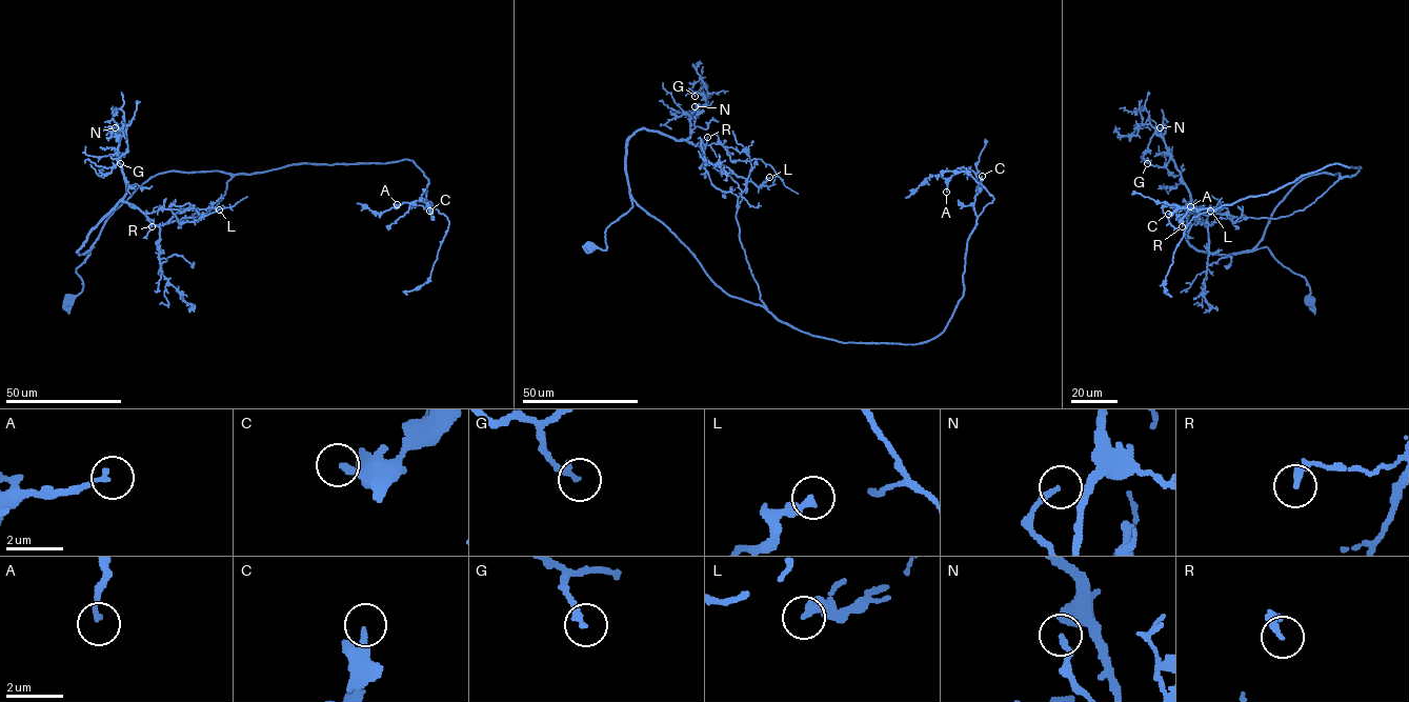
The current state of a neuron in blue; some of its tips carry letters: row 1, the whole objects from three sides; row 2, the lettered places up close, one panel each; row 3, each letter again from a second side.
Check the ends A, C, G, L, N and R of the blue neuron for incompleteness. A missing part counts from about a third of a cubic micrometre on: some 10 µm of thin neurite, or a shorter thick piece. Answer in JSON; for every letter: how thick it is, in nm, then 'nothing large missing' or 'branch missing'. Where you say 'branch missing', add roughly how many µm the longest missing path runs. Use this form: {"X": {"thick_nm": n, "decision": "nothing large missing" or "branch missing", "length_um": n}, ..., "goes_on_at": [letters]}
{"A": {"thick_nm": 180, "decision": "nothing large missing"}, "C": {"thick_nm": 240, "decision": "nothing large missing"}, "G": {"thick_nm": 240, "decision": "nothing large missing"}, "L": {"thick_nm": 300, "decision": "nothing large missing"}, "N": {"thick_nm": 180, "decision": "nothing large missing"}, "R": {"thick_nm": 200, "decision": "nothing large missing"}, "goes_on_at": []}

